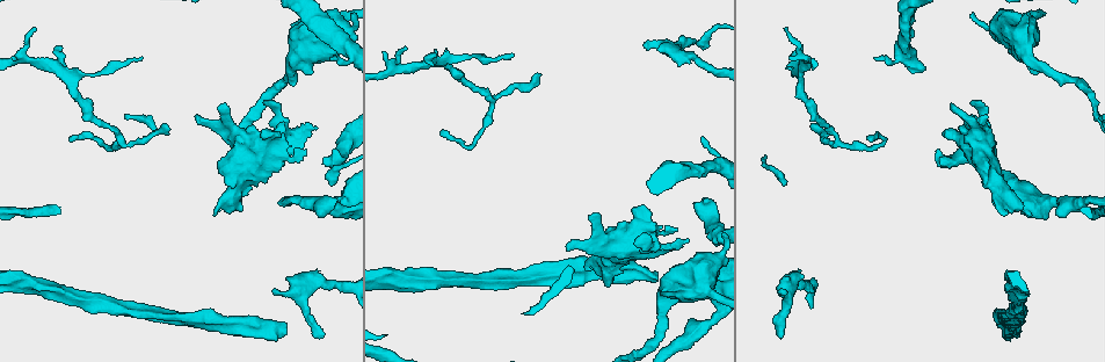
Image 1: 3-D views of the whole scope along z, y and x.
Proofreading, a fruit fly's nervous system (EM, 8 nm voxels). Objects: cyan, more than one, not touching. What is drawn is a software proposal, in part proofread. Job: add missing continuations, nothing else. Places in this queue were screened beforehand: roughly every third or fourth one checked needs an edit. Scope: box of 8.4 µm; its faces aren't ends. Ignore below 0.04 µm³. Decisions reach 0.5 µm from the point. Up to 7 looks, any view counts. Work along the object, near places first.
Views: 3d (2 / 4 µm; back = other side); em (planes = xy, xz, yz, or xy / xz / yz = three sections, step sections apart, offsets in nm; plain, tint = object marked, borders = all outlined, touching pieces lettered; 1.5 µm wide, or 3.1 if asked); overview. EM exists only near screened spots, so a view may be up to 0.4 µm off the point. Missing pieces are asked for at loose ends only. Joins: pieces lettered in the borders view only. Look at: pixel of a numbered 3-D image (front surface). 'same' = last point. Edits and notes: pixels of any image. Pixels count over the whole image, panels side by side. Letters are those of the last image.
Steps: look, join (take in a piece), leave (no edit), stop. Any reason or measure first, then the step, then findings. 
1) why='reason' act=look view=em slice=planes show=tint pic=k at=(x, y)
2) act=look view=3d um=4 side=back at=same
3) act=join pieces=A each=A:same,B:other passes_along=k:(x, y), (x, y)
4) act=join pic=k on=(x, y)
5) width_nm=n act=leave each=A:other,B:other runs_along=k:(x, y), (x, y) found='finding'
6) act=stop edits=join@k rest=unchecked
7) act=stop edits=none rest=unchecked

why='tapers out' act=look view=3d um=2 pic=1 at=(13, 56)

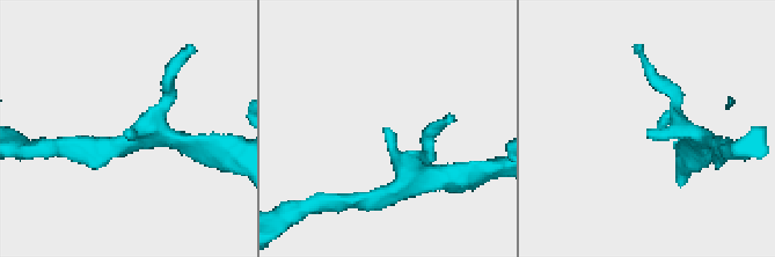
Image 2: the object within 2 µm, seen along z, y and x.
why='need the tissue' act=look view=em slice=planes show=borders pic=2 at=(649, 132)

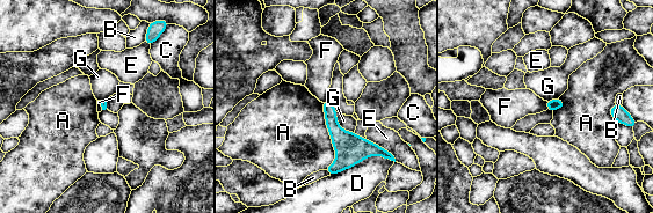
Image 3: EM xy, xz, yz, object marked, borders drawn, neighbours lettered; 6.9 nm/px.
act=leave each=A:other,B:other,C:other,D:other,E:other,F:other,G:other found='none of them fits'

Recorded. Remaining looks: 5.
why='an open end' act=look view=3d um=2 side=back pic=1 at=(703, 201)

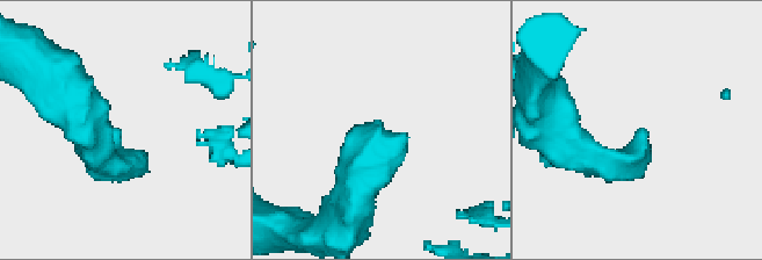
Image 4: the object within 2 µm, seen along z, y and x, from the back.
act=look view=em slice=xz step=4 show=borders pic=4 at=(646, 129)

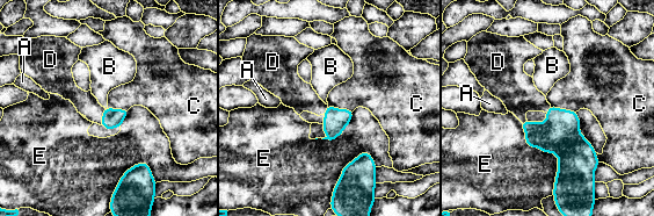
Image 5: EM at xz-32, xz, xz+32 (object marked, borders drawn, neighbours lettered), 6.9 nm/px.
act=join pieces=D each=A:other,B:other,C:other,D:same,E:other found='it goes on there'

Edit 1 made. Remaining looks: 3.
act=look view=overview

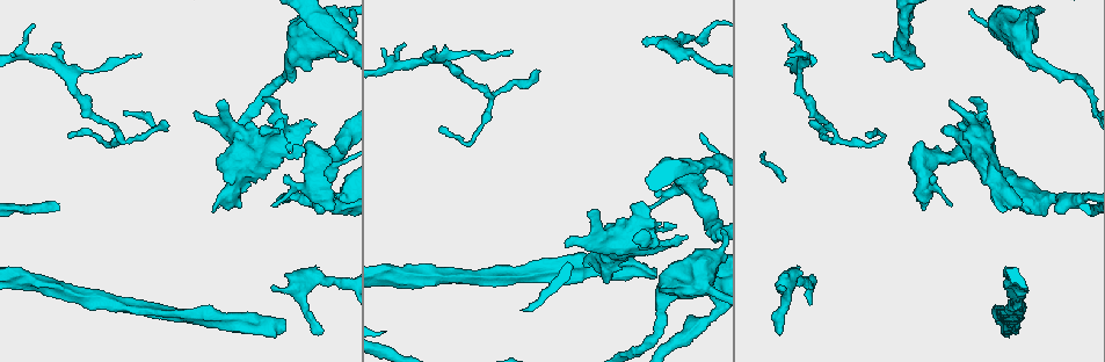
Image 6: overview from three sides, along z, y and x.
why='free end' act=look view=em slice=yz step=4 show=borders pic=6 at=(781, 332)

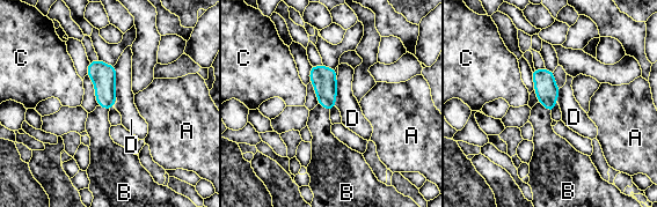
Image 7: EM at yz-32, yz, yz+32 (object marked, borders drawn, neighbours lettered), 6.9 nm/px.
act=look view=em slice=planes show=borders at=same

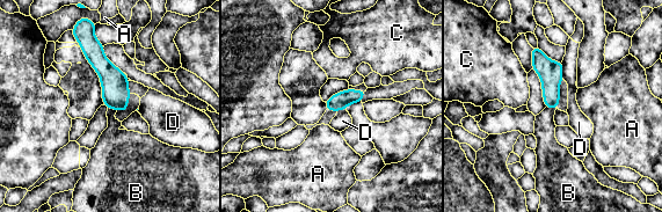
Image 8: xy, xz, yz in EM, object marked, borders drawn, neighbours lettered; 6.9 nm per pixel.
act=join pieces=B each=A:other,B:same,C:other,D:other passes_along=8:(550, 72), (551, 108), (545, 126) found='the cell continues'

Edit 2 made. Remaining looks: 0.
act=stop edits=join@5,join@8 rest=unchecked

